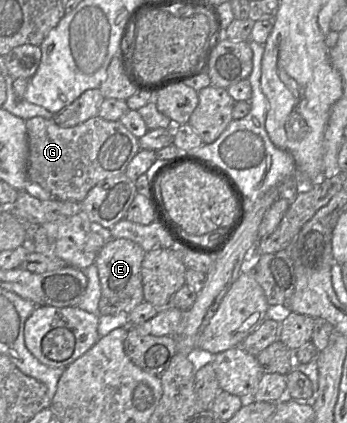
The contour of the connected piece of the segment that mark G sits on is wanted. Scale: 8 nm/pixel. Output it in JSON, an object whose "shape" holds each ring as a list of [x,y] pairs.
{"shape":[[[40,116],[29,118],[25,121],[29,144],[27,178],[40,184],[53,197],[60,200],[81,202],[89,190],[98,182],[108,177],[125,173],[128,164],[141,149],[138,138],[119,120],[111,121],[100,116],[94,116],[71,127],[61,127],[52,118]]]}

